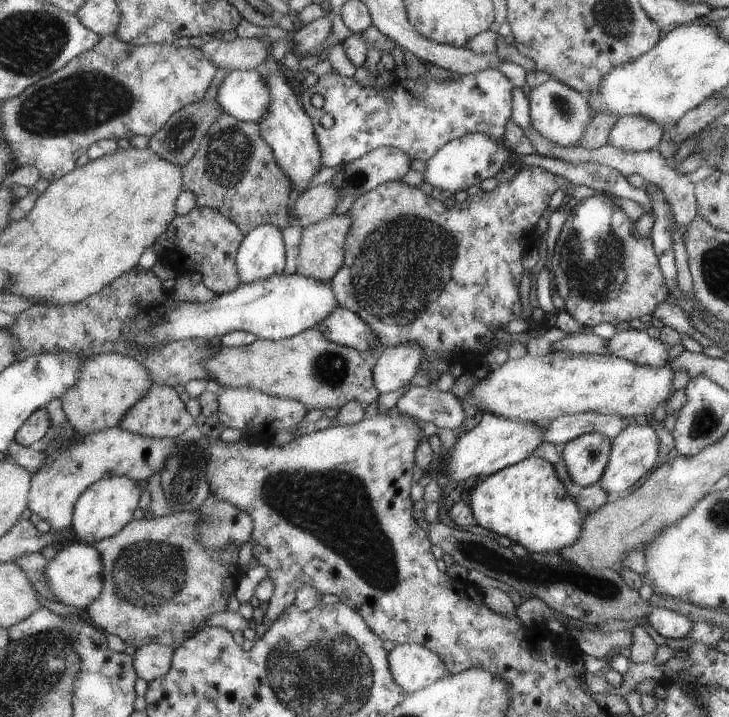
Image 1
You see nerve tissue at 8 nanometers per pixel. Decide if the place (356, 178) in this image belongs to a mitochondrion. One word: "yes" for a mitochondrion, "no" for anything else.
yes

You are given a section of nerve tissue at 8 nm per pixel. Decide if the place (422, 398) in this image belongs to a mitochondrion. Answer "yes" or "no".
no

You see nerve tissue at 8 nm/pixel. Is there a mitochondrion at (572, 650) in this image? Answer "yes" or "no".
no

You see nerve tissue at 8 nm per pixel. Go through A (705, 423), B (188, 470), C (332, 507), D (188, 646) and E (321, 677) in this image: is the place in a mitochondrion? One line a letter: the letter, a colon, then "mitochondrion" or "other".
A: mitochondrion
B: mitochondrion
C: mitochondrion
D: other
E: mitochondrion

